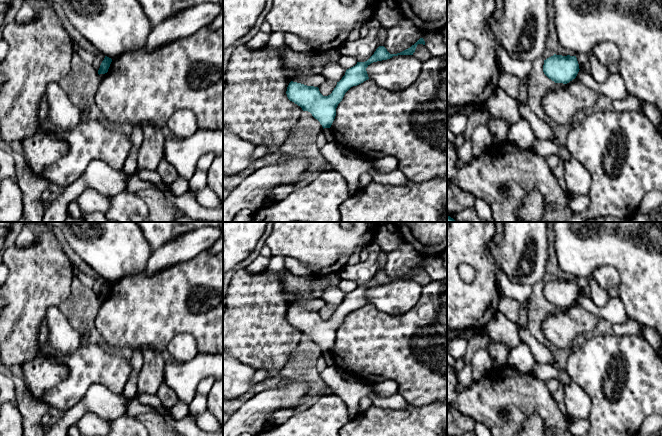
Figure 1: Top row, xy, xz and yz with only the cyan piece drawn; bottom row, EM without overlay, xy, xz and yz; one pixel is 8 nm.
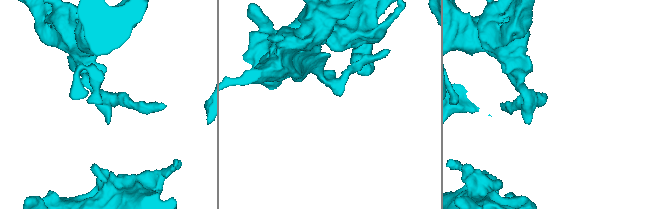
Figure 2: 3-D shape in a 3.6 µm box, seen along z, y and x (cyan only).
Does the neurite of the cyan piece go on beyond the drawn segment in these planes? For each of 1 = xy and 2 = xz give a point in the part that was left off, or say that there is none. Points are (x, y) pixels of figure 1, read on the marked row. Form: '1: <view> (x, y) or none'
1: none
2: none

